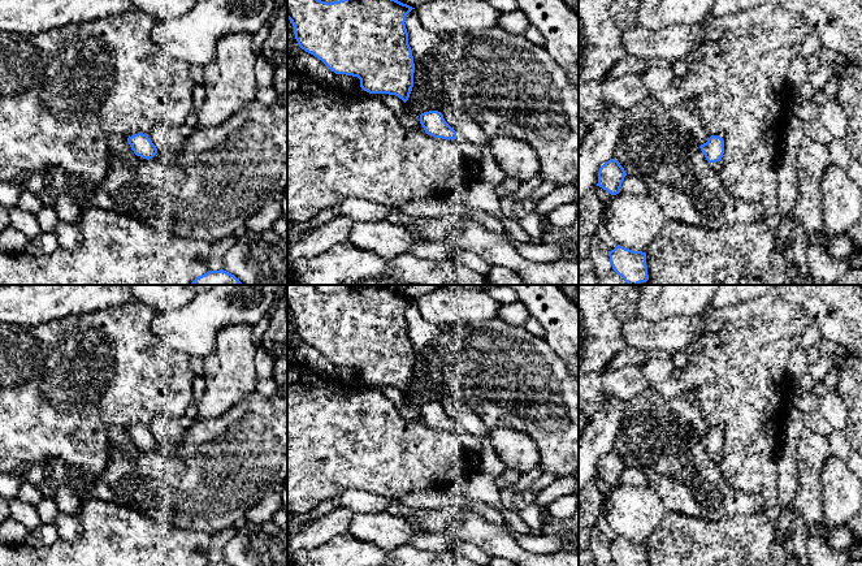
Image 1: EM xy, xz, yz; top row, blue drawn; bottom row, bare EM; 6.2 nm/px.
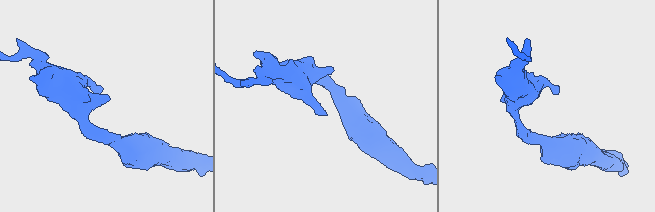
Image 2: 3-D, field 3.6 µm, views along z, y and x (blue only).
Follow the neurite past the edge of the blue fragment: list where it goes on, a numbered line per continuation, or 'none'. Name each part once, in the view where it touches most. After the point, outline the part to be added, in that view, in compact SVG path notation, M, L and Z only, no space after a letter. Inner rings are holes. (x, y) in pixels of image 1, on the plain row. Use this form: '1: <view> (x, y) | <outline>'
none

